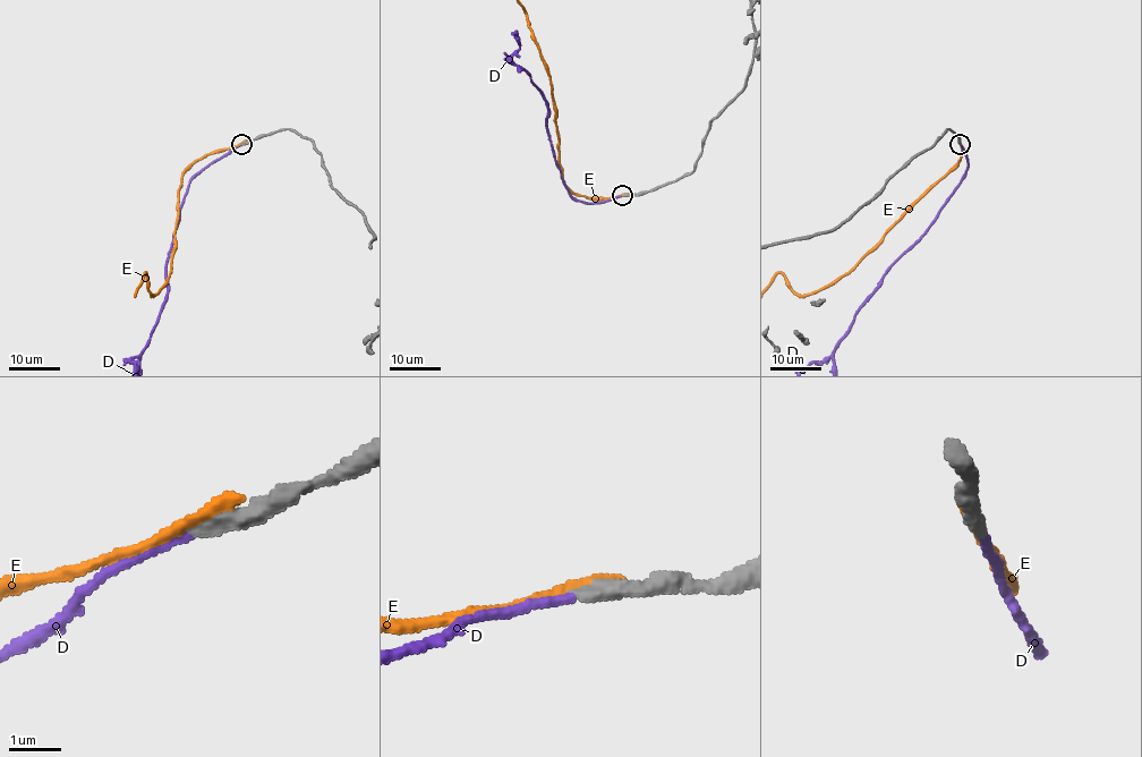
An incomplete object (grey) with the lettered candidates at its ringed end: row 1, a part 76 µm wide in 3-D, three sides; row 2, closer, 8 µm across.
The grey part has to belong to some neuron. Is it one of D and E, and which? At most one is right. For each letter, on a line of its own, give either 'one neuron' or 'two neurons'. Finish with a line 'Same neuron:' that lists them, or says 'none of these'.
D: one neuron
E: two neurons
Same neuron: D

